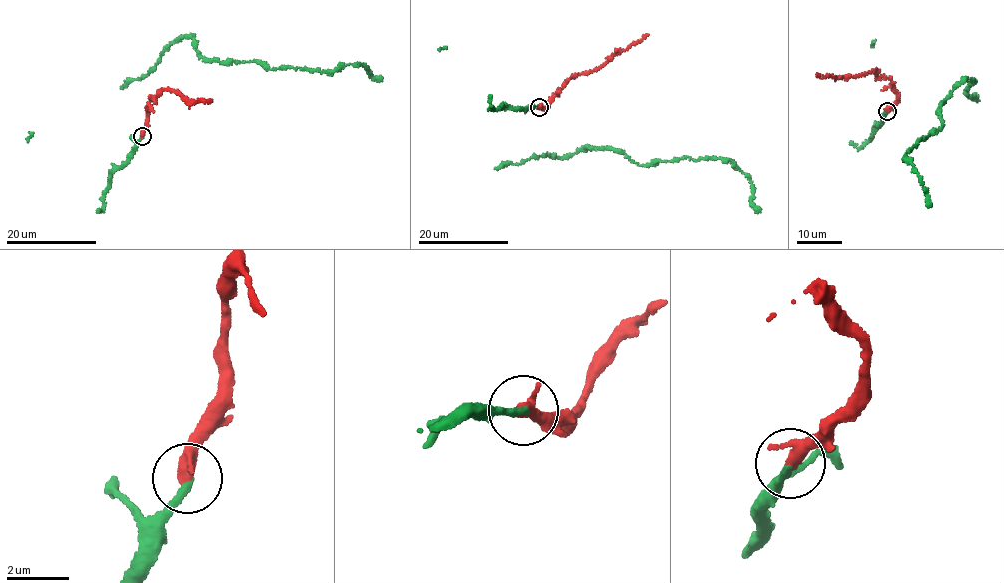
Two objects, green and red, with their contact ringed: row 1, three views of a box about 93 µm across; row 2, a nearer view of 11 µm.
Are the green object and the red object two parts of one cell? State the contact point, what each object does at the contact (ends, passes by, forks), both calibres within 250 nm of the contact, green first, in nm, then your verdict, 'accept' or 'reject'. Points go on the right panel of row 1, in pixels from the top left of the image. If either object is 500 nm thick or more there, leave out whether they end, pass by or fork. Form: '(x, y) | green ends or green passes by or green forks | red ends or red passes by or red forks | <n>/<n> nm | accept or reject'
(887, 111) | green ends | red passes by | 240/340 nm | accept

